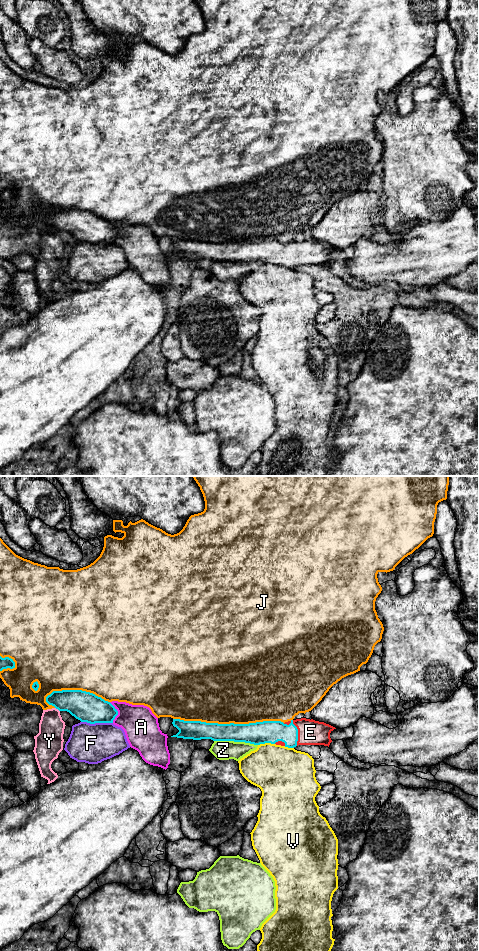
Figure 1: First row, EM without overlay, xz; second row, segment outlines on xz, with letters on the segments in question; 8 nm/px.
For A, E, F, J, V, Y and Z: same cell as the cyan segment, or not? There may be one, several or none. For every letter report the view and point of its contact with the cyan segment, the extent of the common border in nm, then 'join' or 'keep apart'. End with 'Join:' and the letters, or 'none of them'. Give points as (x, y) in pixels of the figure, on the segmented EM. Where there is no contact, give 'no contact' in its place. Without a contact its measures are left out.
A: contact xz (117, 712); length 170 nm; keep apart
E: contact xz (297, 730); length 220 nm; join
F: contact xz (97, 722); length 260 nm; keep apart
J: contact xz (228, 724); length 900 nm; keep apart
V: contact xz (266, 742); length 140 nm; keep apart
Y: contact xz (57, 708); length 50 nm; keep apart
Z: contact xz (236, 741); length 360 nm; keep apart
Join: E

